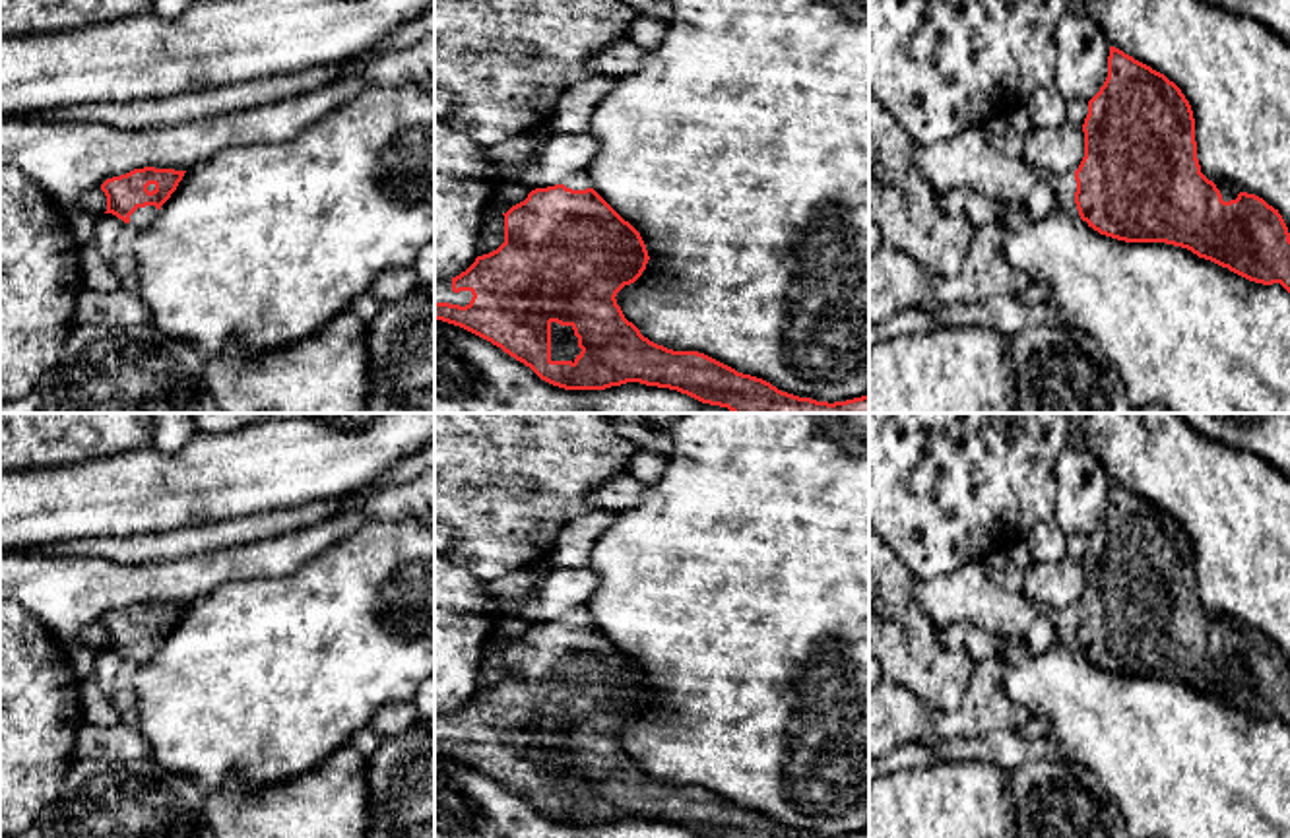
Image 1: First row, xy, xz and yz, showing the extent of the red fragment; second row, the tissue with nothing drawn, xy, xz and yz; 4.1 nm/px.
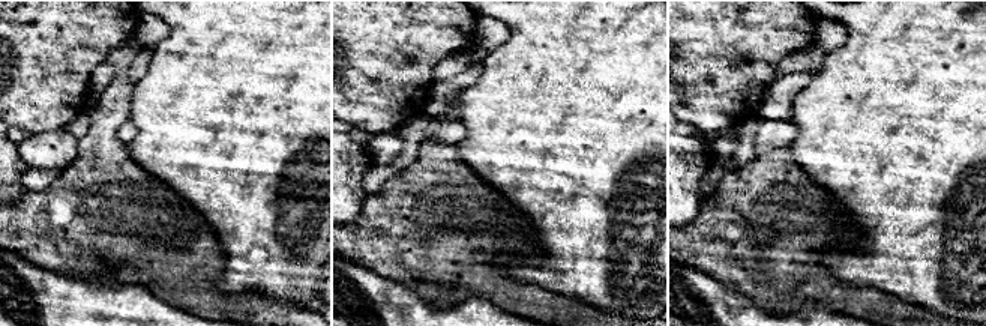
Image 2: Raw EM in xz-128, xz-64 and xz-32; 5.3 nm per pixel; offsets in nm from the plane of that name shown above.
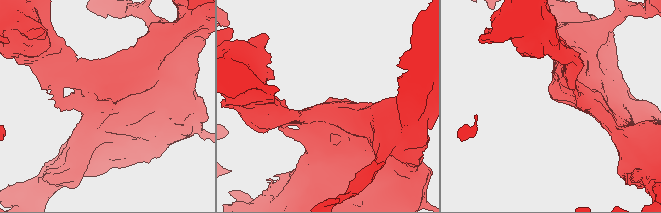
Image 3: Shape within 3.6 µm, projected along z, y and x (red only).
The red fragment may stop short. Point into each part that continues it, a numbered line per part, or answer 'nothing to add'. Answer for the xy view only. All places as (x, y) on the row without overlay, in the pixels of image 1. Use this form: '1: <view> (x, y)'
1: xy (142, 650)

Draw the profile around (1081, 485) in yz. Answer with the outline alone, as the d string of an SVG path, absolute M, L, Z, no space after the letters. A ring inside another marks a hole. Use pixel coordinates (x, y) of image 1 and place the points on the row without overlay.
M1063 448L1051 464L1053 522L1065 535L1090 535L1108 512L1110 477L1088 450Z

